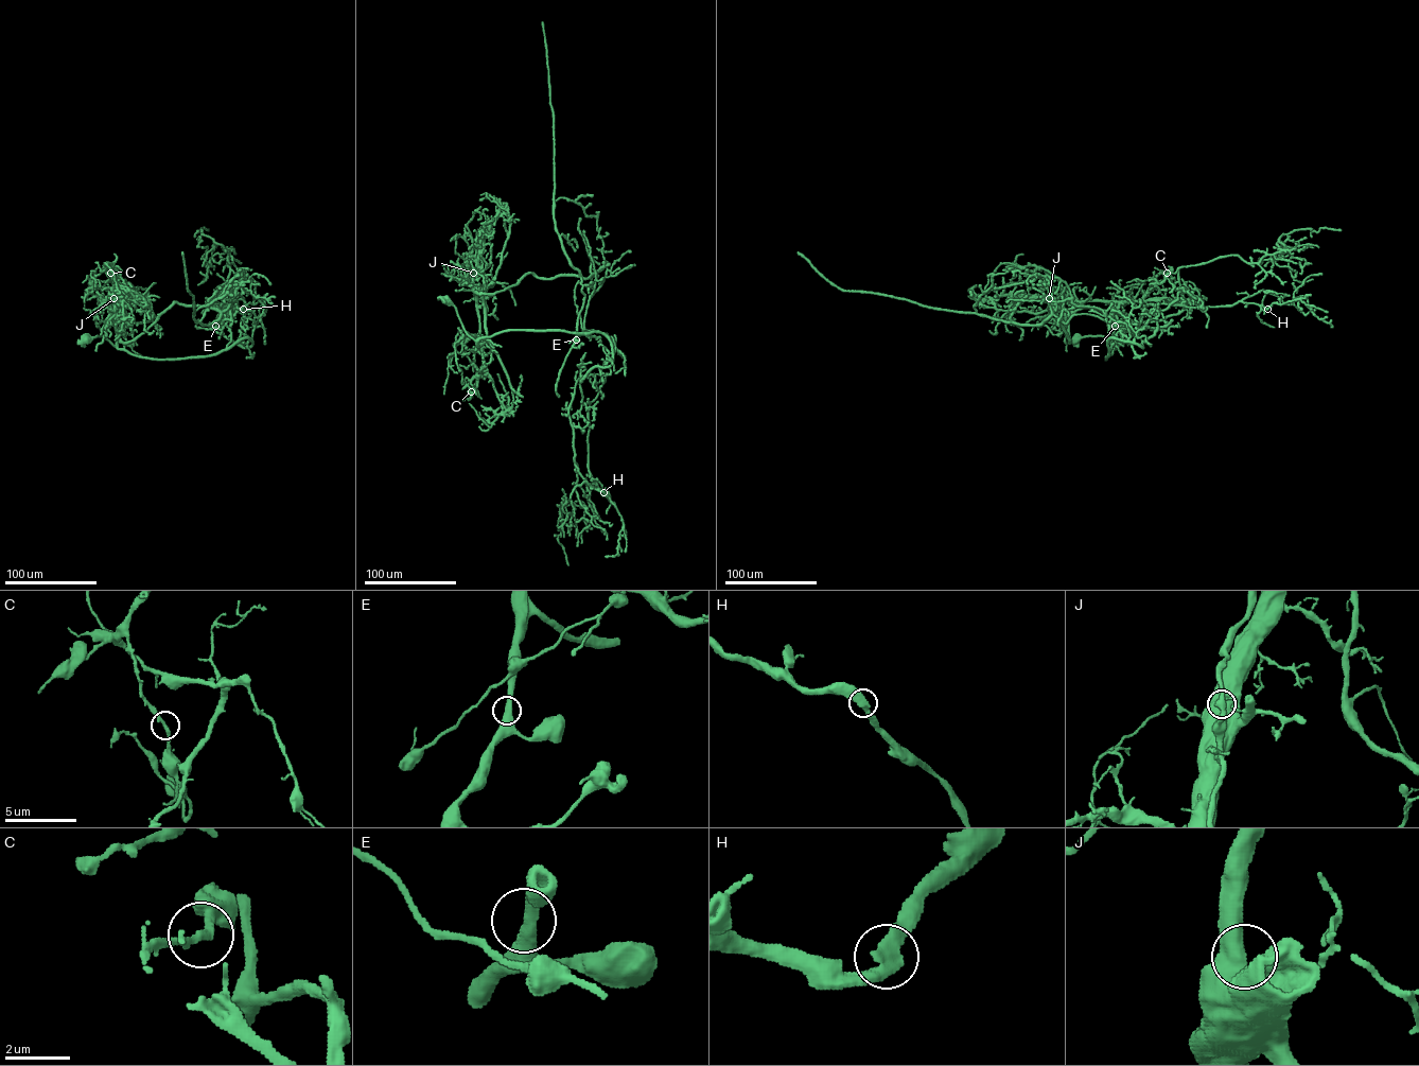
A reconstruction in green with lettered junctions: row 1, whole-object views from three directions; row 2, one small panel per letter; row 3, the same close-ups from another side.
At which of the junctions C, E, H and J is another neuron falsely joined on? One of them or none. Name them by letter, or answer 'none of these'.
C

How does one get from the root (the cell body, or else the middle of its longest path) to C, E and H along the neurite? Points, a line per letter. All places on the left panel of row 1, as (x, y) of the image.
C: (86, 339), (103, 336), (115, 346), (124, 321), (124, 294), (110, 279), (110, 273)
E: (86, 339), (103, 336), (150, 359), (204, 357), (231, 341), (224, 324), (215, 326)
H: (86, 339), (103, 336), (150, 359), (214, 355), (252, 342), (227, 337), (219, 307), (208, 307), (243, 309)

